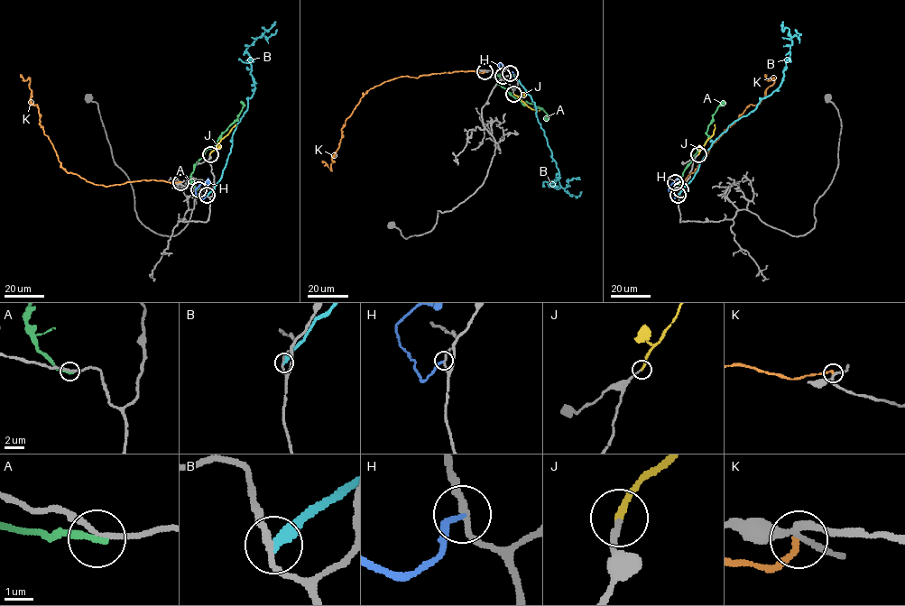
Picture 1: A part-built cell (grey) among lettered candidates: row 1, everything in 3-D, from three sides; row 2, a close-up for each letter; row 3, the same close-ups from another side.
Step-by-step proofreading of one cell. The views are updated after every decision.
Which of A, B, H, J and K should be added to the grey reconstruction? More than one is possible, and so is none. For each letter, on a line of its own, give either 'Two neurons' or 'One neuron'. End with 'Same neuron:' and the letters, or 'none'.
A: Two neurons
B: Two neurons
H: Two neurons
J: One neuron
K: Two neurons
Same neuron: J

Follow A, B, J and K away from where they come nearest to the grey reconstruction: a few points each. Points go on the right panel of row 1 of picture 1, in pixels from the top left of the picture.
A: (680, 189), (678, 181), (683, 170), (705, 144), (713, 115), (724, 101)
B: (678, 195), (693, 178), (711, 143), (779, 87), (792, 41), (789, 30), (781, 29), (783, 22)
J: (698, 154), (713, 134), (715, 124)
K: (676, 182), (680, 186), (724, 130), (750, 104), (756, 105), (764, 97), (765, 89), (774, 82), (765, 74)

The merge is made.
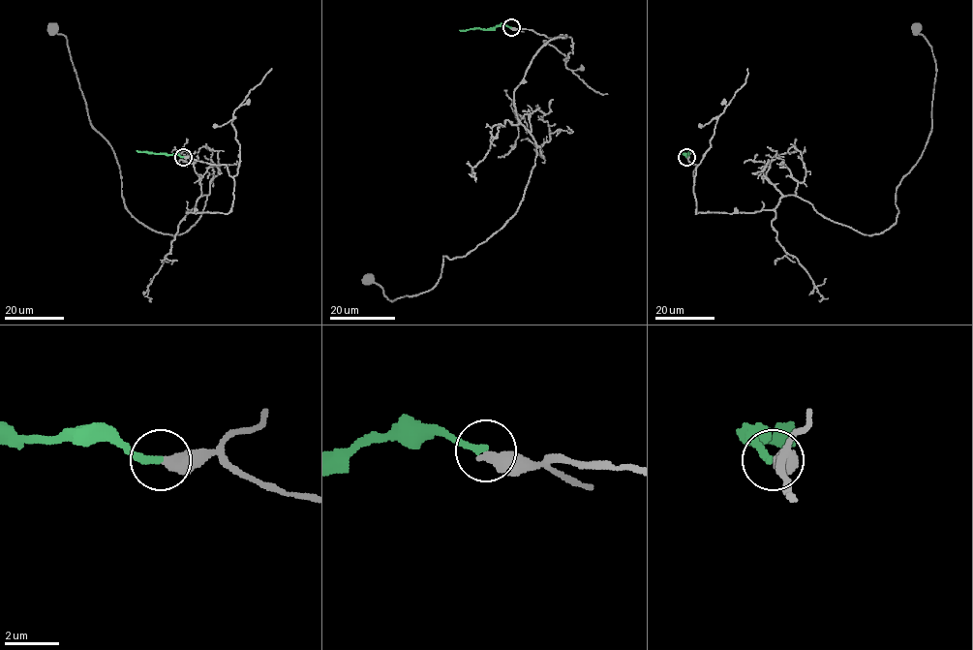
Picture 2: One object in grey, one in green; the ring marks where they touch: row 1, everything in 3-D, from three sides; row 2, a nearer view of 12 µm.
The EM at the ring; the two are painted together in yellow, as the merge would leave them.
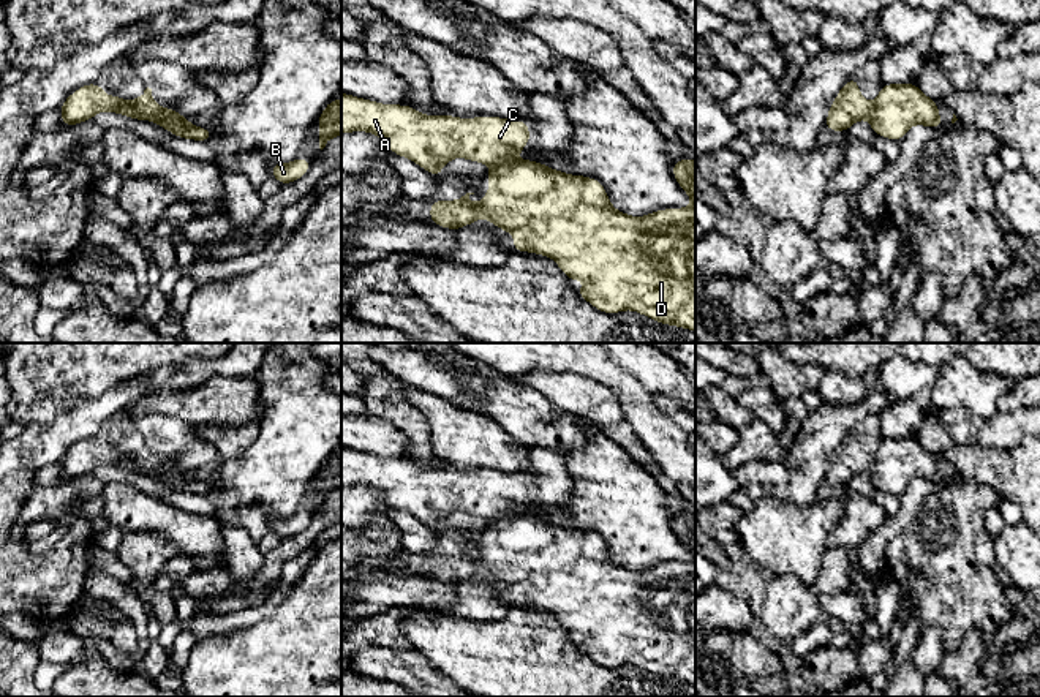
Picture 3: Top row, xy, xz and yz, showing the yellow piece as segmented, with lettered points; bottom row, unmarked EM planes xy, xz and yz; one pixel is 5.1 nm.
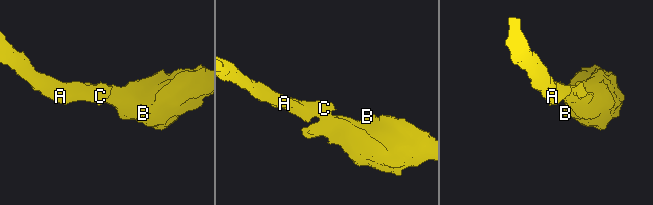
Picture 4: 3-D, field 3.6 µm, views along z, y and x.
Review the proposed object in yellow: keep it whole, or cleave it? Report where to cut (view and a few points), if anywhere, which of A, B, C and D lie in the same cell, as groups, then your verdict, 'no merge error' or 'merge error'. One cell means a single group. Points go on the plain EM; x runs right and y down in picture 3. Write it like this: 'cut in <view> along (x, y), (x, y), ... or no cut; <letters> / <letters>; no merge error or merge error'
cut in xz along (512, 514), (495, 520); A C / B D; merge error

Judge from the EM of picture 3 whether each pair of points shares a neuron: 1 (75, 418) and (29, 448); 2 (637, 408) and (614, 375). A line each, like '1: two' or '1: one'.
1: one
2: one

